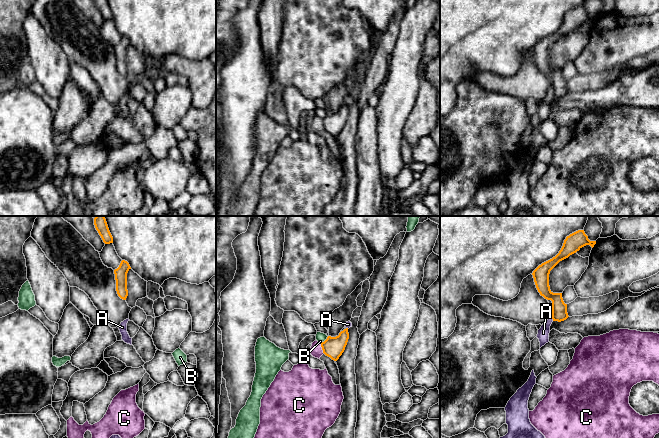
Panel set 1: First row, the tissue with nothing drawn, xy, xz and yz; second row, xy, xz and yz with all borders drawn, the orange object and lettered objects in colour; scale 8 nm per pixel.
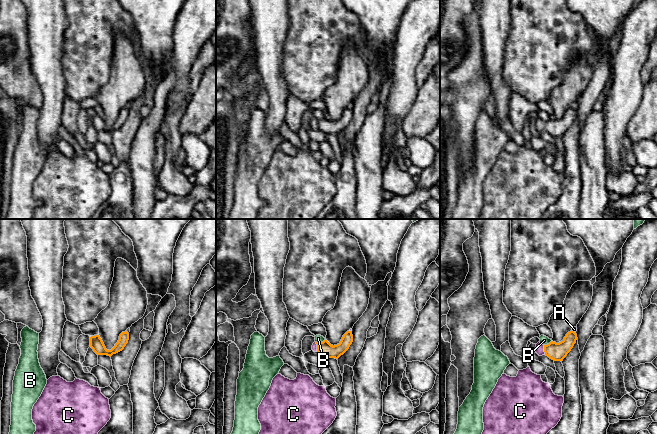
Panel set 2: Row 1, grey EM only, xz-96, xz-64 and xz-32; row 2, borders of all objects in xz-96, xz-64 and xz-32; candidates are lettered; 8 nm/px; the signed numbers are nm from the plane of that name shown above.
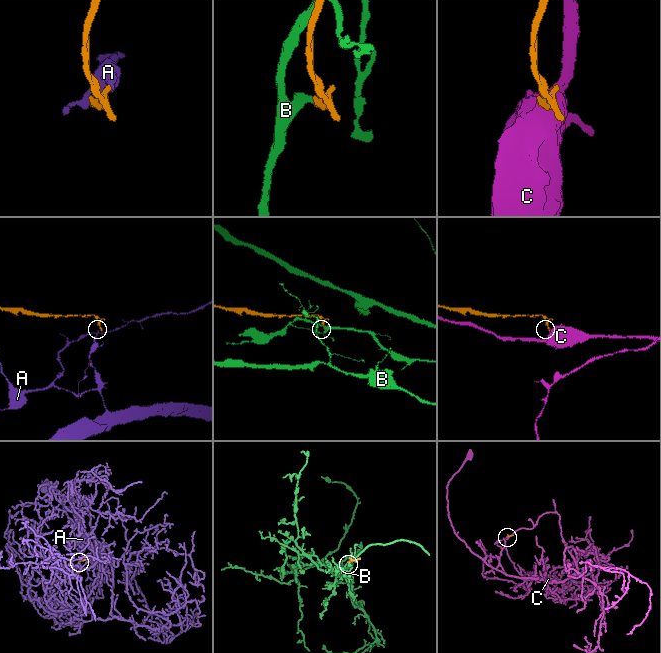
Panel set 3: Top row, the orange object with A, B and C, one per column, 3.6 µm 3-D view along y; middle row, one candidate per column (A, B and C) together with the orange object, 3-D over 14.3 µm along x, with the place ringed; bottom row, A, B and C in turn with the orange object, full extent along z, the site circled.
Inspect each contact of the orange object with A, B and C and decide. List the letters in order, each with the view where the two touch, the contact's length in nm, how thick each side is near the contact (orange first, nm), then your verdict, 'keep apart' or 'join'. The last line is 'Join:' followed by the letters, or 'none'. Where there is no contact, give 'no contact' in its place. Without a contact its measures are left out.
A: meets orange in yz; contact 50 nm long; 130 nm thick on the orange side, 100 nm on the other; keep apart
B: meets orange in xz; contact 90 nm long; 170 nm thick on the orange side, 80 nm on the other; keep apart
C: meets orange in xz; contact 90 nm long; 170 nm thick on the orange side, 100 nm on the other; keep apart
Join: none

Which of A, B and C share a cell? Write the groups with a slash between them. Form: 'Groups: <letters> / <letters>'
Groups: A / B / C

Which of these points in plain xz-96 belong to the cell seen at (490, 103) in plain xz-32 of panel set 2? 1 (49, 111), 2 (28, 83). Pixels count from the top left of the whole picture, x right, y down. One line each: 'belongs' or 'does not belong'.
1: does not belong
2: belongs

